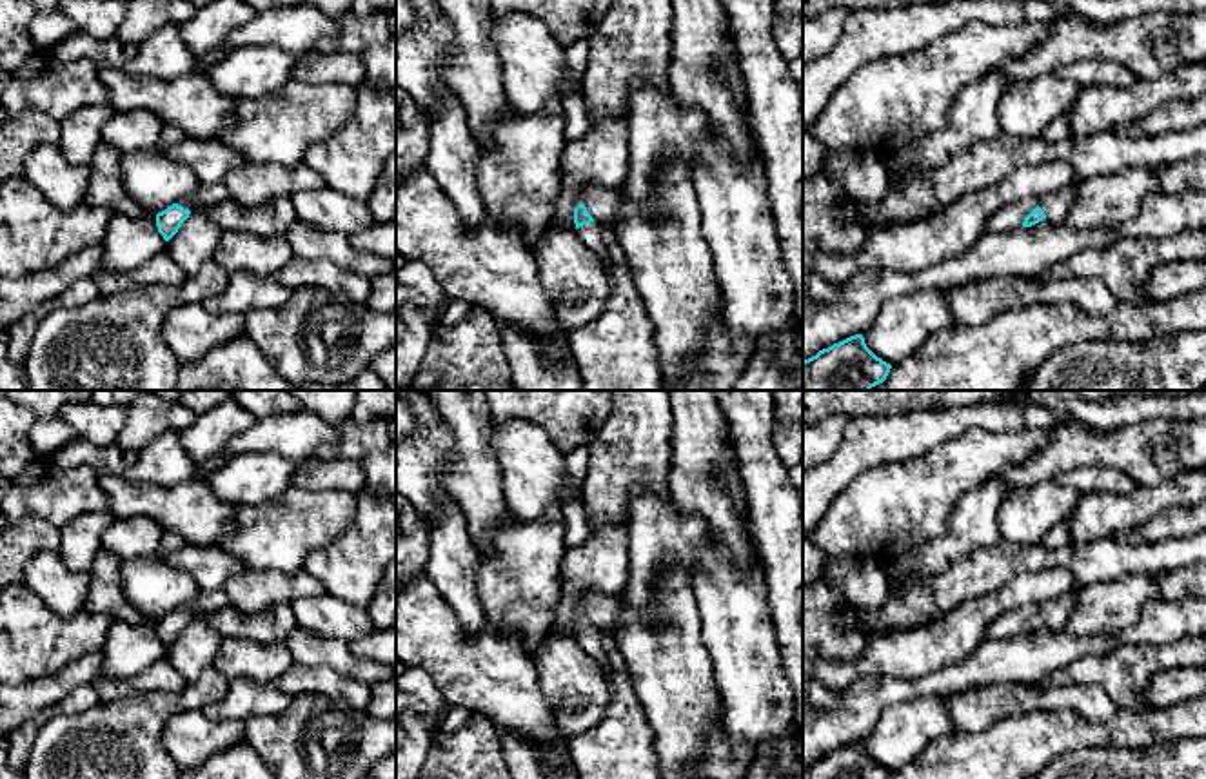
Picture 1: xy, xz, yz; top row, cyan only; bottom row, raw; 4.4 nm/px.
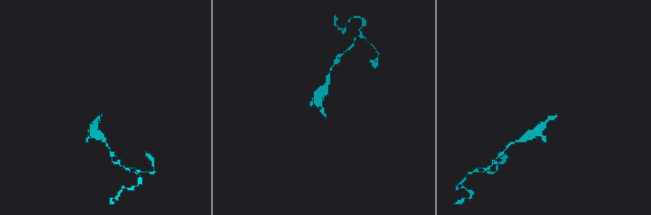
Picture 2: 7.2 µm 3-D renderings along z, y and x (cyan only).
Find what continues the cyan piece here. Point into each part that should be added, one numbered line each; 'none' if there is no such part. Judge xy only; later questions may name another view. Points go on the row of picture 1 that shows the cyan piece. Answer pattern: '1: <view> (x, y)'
1: xy (204, 197)

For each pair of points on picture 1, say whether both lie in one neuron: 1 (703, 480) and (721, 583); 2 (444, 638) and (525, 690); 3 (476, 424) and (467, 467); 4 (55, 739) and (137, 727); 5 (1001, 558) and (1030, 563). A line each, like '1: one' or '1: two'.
1: two
2: one
3: one
4: one
5: one

